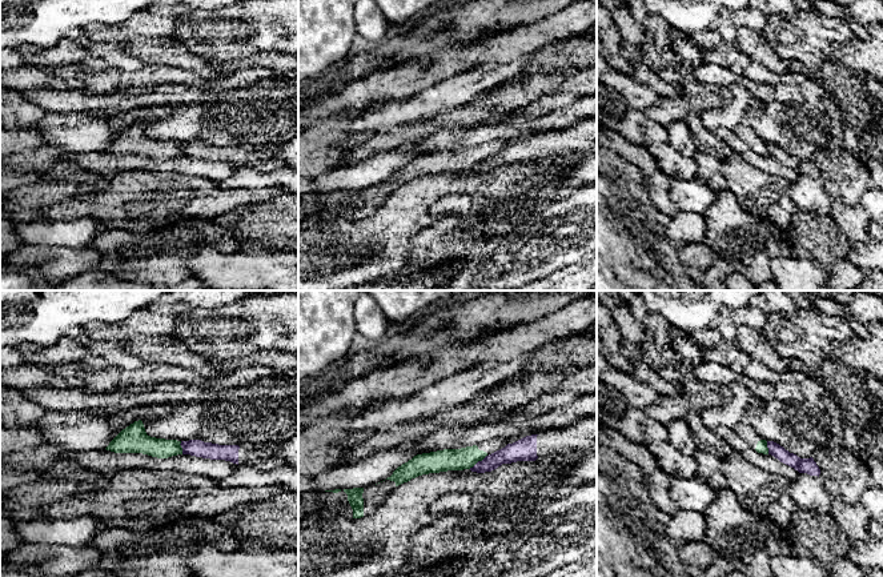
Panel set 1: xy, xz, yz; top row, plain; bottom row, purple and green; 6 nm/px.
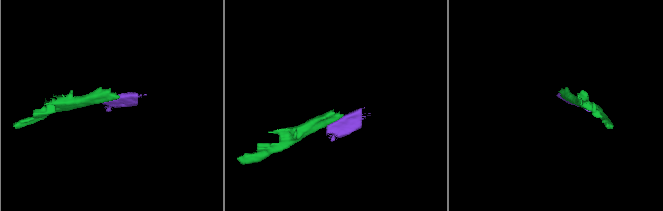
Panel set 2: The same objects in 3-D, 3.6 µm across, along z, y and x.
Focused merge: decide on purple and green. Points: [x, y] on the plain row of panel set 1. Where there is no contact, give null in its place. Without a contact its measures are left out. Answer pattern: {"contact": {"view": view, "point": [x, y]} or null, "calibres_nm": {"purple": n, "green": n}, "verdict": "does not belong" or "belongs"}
{"contact": {"view": "xz", "point": [478, 163]}, "calibres_nm": {"purple": 120, "green": 130}, "verdict": "does not belong"}

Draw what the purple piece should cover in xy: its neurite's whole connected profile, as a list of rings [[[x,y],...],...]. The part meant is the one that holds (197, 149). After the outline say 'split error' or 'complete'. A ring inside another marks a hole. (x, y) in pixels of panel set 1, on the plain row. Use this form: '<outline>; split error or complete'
[[[201,141],[181,143],[182,156],[210,161],[225,161],[237,167],[249,167],[269,172],[285,167],[277,151],[257,151],[252,148],[218,147]]]; split error

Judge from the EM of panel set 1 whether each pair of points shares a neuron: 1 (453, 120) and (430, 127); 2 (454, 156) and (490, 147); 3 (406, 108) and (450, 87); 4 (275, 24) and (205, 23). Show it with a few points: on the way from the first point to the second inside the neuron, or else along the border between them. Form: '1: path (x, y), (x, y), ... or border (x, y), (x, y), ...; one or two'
1: path (448, 120), (436, 124); one
2: path (464, 156), (473, 156), (481, 152); one
3: path (417, 108), (440, 97); one
4: path (257, 24), (223, 24); one

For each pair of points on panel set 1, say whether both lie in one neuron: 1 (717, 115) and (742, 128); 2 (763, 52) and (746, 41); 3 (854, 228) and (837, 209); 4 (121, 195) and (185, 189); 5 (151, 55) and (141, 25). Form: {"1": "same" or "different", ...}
{"1": "different", "2": "same", "3": "same", "4": "same", "5": "different"}

